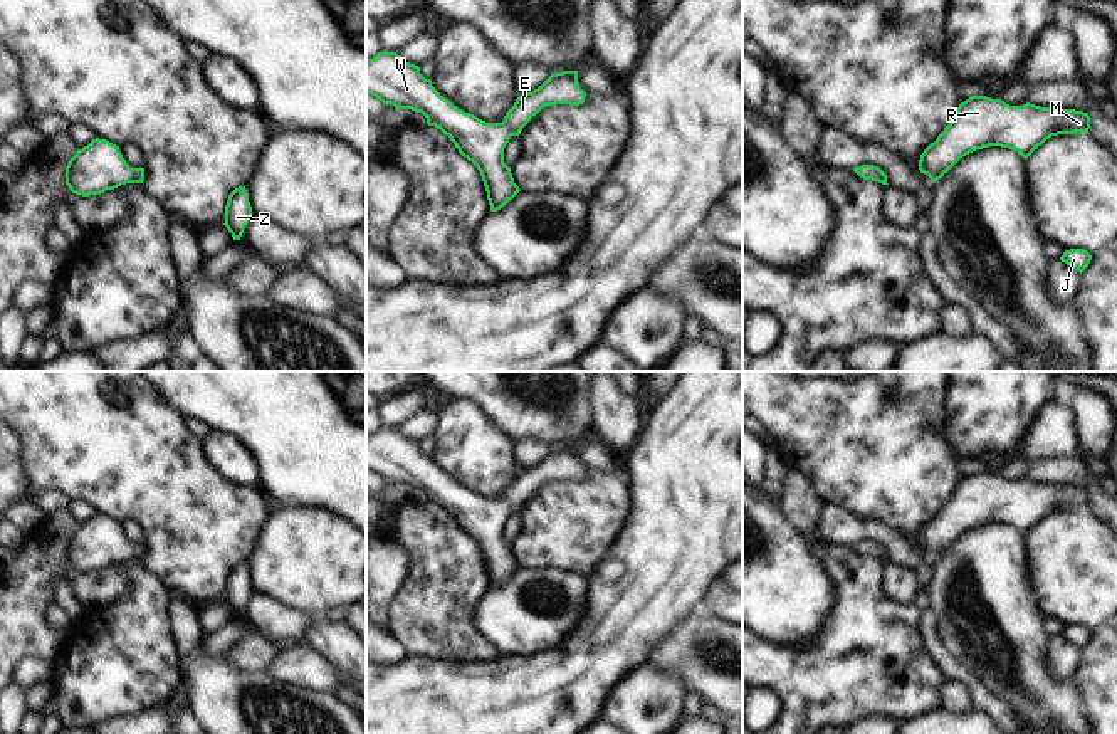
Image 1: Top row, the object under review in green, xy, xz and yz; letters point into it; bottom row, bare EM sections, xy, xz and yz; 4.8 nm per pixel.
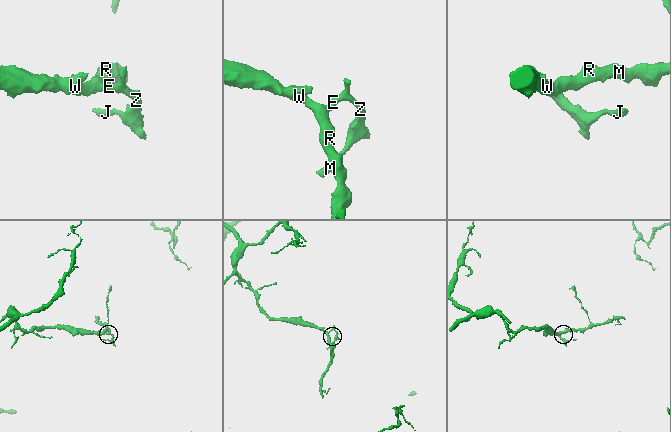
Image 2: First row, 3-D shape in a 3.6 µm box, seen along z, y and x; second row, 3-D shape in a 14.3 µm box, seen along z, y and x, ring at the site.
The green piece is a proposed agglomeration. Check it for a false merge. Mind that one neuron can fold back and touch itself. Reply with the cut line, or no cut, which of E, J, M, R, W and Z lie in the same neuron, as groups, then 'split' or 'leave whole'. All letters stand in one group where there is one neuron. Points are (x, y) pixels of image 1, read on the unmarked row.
cut none; groups E J M R W Z; leave whole

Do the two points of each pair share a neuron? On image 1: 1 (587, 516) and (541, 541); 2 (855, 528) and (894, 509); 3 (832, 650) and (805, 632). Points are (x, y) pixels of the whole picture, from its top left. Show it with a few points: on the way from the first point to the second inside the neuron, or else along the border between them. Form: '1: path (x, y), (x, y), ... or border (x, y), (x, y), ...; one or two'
1: path (575, 523), (563, 524), (553, 533); one
2: border (833, 506), (864, 519), (881, 521), (906, 540); two
3: border (835, 605), (827, 629), (810, 647), (778, 647); two

